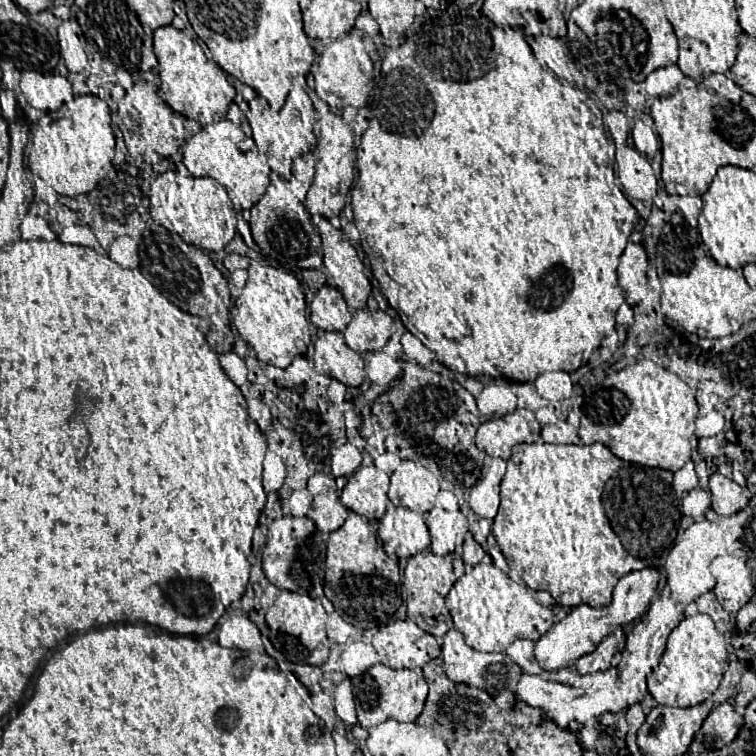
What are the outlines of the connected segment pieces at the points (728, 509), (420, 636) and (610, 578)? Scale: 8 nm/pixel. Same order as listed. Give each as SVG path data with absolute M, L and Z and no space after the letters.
M718 472L712 474L710 478L710 492L712 492L712 508L718 512L718 516L732 516L748 504L746 490L742 490L734 480Z
M406 618L378 628L372 636L372 646L380 662L390 668L420 668L440 656L436 638Z
M544 440L532 442L532 444L516 444L512 446L512 456L506 462L506 474L500 482L500 506L496 516L492 518L492 534L496 538L496 544L502 552L502 556L510 562L510 568L516 572L516 576L524 582L526 588L530 590L544 590L548 592L556 602L564 606L578 606L578 604L588 604L592 608L602 608L608 606L612 600L612 588L616 582L628 574L630 570L636 568L646 568L652 566L658 558L658 548L666 536L670 536L676 528L676 520L680 516L680 496L674 488L672 472L660 470L660 468L648 468L640 466L636 470L636 464L624 462L616 458L604 444L592 442L592 444L548 444Z

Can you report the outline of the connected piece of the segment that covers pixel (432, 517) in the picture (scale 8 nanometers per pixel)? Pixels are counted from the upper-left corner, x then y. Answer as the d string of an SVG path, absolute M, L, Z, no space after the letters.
M430 508L426 514L426 526L430 532L430 550L436 554L448 554L462 544L468 526L460 510L450 512L444 508Z

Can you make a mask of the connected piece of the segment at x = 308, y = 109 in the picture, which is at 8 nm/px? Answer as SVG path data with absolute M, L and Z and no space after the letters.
M290 88L284 104L280 104L278 110L268 110L268 108L262 110L262 98L256 96L254 100L248 102L248 110L244 114L252 128L252 140L256 148L260 148L260 152L264 152L264 156L268 158L270 168L276 174L290 178L292 160L302 154L308 154L316 146L316 140L312 134L312 104L306 92L302 88Z

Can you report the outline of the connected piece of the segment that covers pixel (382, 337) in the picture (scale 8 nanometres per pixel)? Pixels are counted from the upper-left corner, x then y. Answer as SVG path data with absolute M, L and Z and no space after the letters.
M356 310L342 332L342 340L356 352L380 350L390 336L390 318L382 310Z

